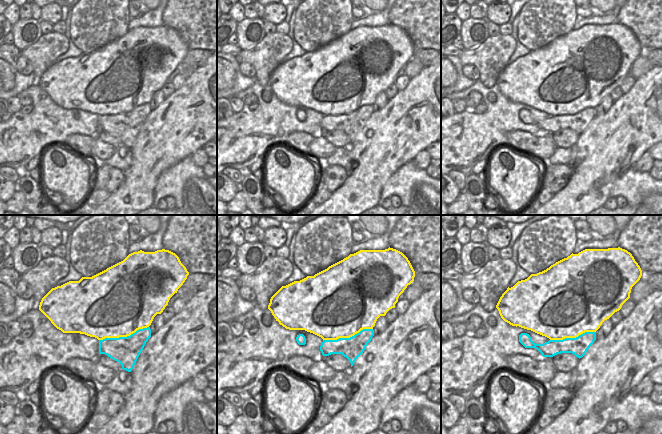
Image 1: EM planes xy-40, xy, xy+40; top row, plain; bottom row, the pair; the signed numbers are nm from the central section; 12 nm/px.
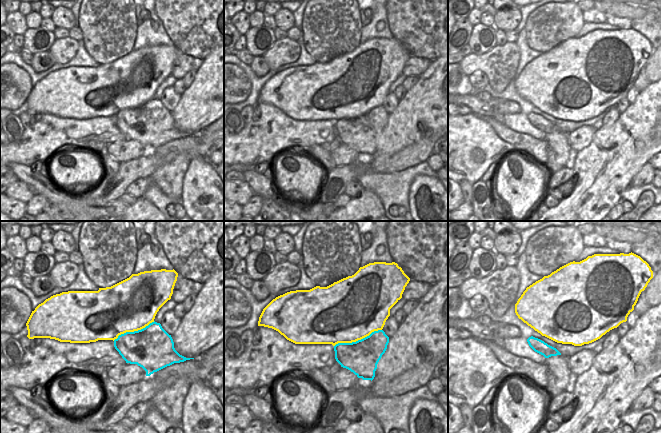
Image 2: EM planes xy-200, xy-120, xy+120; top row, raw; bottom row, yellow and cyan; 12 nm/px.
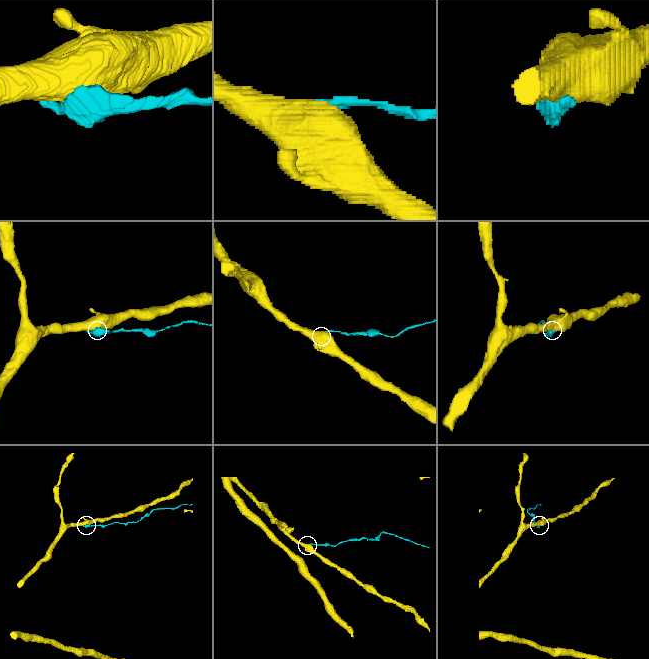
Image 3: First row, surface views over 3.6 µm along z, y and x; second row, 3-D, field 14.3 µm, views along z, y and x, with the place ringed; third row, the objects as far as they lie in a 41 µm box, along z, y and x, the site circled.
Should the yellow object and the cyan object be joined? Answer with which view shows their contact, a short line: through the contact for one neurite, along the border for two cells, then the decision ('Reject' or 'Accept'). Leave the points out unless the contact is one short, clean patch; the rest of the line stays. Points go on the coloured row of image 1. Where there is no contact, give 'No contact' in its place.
Touches yellow in xy-40. Reject.

